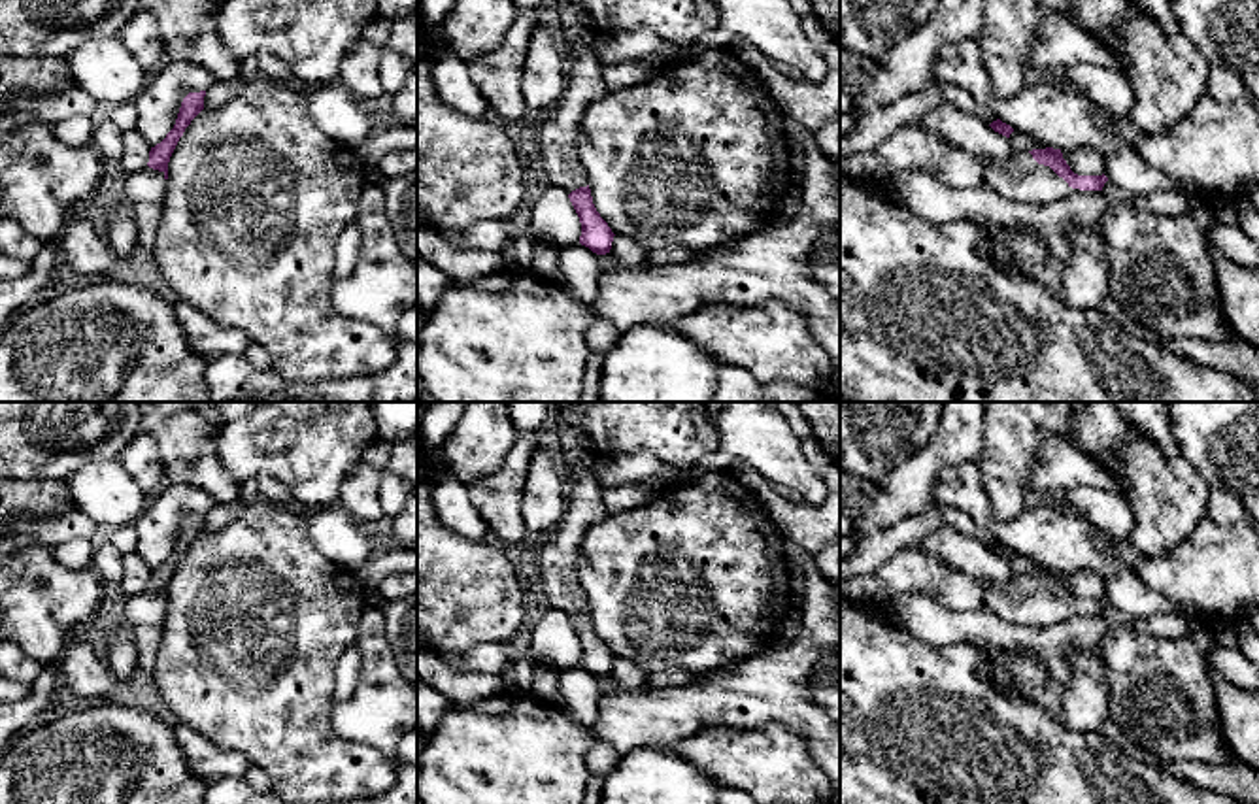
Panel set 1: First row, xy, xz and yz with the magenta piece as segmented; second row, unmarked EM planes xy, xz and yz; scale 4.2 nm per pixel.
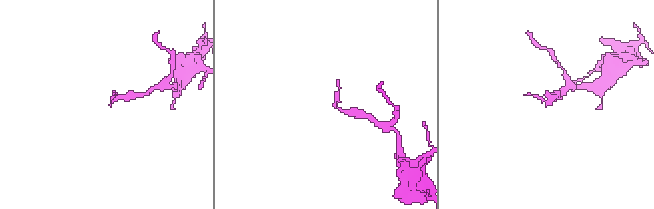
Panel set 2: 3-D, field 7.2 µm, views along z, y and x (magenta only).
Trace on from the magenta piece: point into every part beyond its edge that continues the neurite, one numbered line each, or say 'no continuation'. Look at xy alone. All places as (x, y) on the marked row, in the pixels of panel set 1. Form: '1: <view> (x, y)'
1: xy (148, 185)

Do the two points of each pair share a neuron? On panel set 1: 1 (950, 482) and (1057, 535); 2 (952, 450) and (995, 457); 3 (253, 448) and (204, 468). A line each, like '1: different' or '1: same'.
1: same
2: different
3: different

